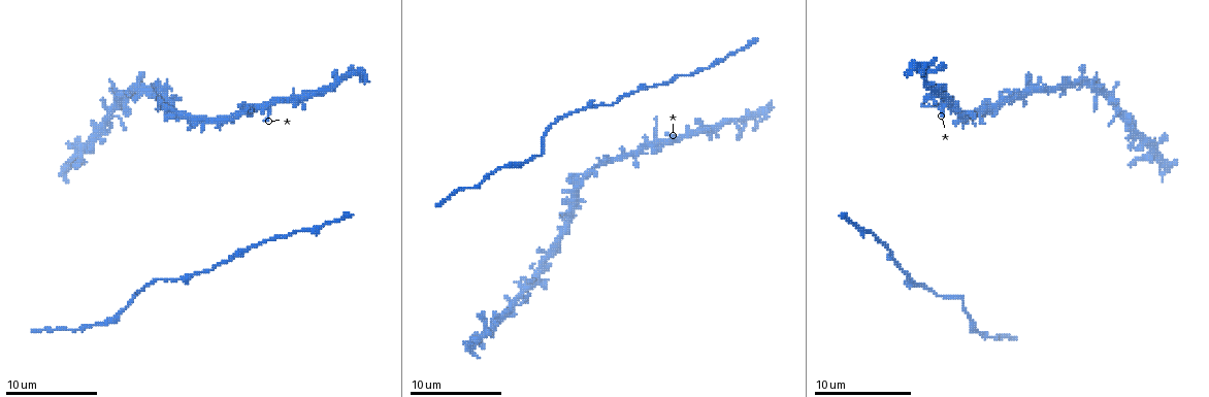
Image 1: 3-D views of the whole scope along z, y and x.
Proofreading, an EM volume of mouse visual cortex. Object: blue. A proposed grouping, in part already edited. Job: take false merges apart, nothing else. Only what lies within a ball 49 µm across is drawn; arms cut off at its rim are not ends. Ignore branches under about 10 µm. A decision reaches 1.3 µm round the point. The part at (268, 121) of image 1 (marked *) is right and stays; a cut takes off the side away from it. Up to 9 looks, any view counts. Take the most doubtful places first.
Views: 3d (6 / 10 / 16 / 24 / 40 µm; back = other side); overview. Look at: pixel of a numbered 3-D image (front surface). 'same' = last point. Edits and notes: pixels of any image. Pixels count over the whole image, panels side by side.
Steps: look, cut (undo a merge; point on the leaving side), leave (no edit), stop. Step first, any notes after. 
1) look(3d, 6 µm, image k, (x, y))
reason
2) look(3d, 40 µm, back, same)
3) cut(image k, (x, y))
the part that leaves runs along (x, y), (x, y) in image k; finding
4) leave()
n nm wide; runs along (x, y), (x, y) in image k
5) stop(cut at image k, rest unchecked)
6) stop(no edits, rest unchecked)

look(3d, 10 µm, image 1, (947, 99))
arms run side by side

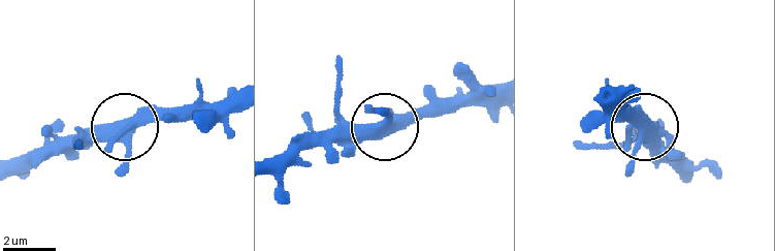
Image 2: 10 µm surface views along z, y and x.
look(3d, 10 µm, back, image 2, (644, 123))

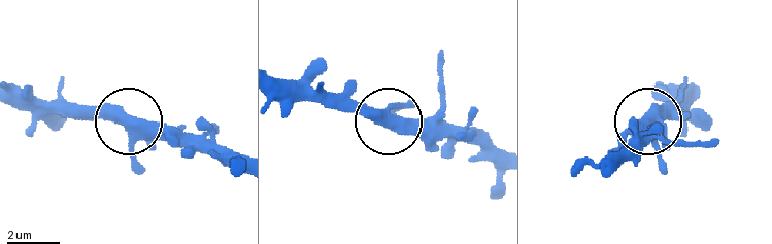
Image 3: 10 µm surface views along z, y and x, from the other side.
leave()
4 arms; runs along (133, 169), (125, 120), (69, 117) in image 3; continuous, no second cell

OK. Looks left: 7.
look(3d, 6 µm, image 1, (509, 166))
calibre changes

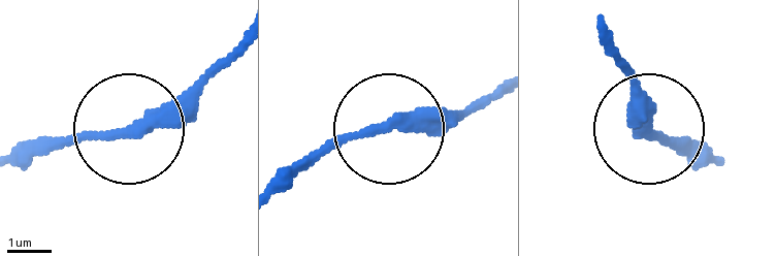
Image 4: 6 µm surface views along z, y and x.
leave()
270 nm wide; one cell here

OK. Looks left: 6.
look(3d, 10 µm, image 1, (179, 278))

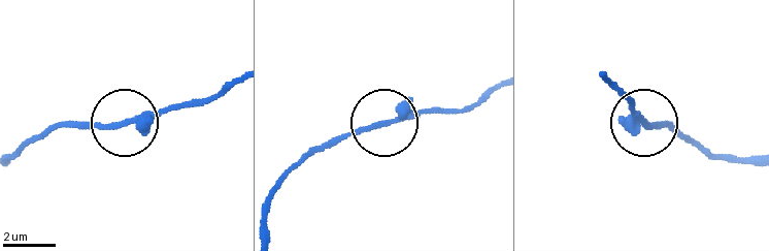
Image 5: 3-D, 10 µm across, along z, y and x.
leave()
continuous, no second cell

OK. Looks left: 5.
look(3d, 16 µm, image 1, (541, 153))
sudden change in width

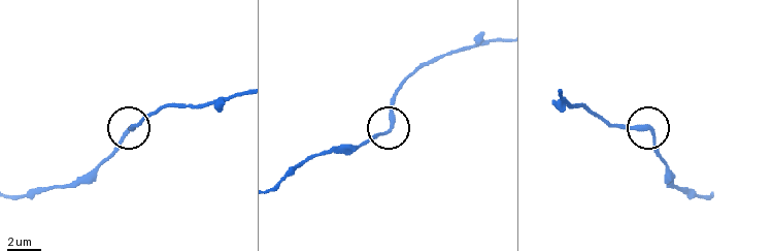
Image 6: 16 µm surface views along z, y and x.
leave()
runs along (562, 92), (611, 124), (647, 127), (664, 165) in image 6; all the same cell

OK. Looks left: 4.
stop(no edits, rest unchecked)

